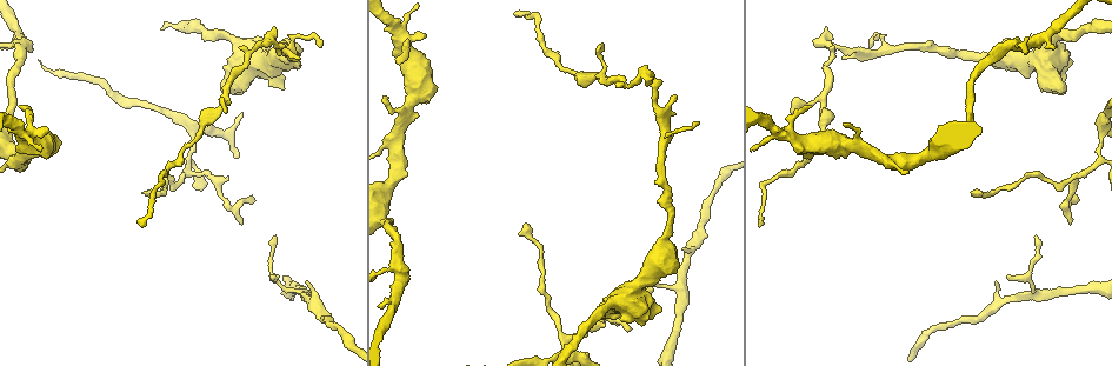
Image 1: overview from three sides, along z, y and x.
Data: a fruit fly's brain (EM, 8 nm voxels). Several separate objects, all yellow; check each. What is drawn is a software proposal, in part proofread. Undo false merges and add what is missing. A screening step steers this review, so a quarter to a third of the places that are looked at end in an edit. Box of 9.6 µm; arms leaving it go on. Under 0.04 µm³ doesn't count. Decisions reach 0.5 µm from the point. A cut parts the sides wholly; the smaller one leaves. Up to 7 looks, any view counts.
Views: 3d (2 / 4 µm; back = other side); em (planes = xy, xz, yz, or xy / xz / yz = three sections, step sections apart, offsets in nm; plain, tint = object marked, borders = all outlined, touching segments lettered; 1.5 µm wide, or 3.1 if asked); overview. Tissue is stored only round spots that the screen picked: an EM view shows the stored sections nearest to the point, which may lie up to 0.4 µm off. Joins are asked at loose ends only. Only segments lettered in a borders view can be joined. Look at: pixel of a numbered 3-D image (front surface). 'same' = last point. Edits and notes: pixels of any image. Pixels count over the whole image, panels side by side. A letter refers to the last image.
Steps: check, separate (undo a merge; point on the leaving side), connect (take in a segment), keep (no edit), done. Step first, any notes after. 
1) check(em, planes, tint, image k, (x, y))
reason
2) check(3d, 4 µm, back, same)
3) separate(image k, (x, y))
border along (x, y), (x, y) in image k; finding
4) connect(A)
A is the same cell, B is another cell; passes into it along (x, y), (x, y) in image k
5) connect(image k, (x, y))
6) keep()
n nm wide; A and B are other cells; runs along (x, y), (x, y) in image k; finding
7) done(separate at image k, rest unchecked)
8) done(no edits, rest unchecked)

check(em, xy, step 4, tint, image 1, (666, 243))
calibre changes

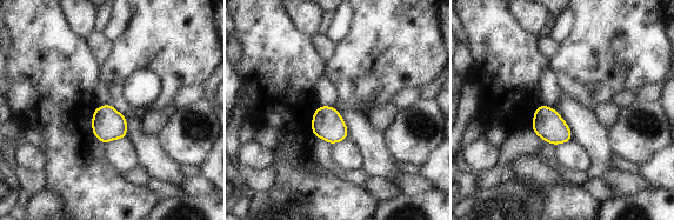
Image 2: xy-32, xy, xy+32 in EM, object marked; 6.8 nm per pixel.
check(em, planes, borders, same)
another direction

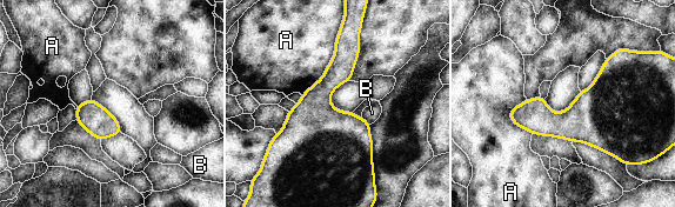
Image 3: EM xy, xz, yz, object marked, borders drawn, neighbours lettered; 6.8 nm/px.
keep()
A touches over 550 nm; A and B are other cells; border along (361, 117), (371, 124) in image 3; continuous, no second neuron

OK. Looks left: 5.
check(3d, 2 µm, image 1, (243, 221))

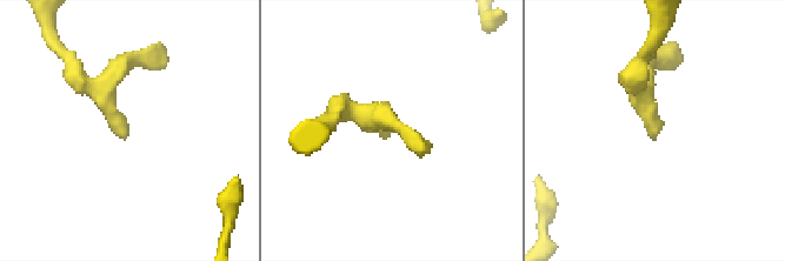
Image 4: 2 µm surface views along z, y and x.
check(em, yz, step 4, tint, image 4, (125, 140))
now the EM

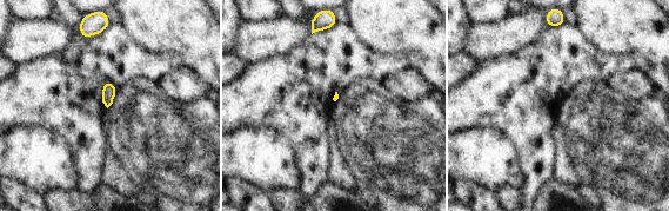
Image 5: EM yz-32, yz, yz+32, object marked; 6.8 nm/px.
check(em, xy, step 8, borders, same)
another direction

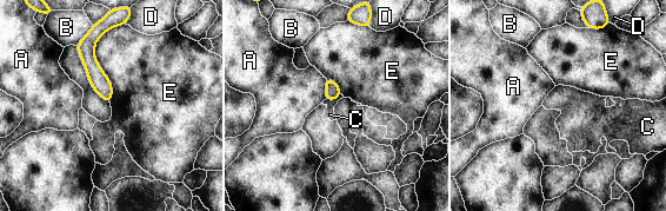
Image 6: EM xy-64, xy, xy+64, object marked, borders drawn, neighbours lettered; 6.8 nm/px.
keep()
110 nm wide; A, B, C, D and E are other cells; runs along (93, 38), (90, 63), (108, 99) in image 6; none of them fits

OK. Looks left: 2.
check(em, yz, step 8, borders, image 1, (1059, 94))
branch stops here

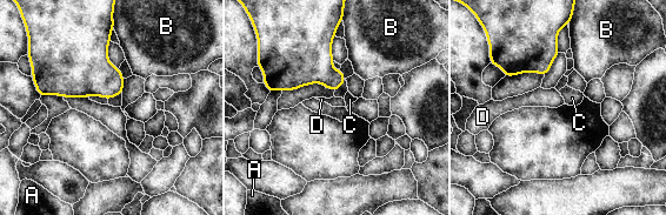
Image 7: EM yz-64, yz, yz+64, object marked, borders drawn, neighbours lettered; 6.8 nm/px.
check(em, xy, step 4, borders, same)
cut it another way

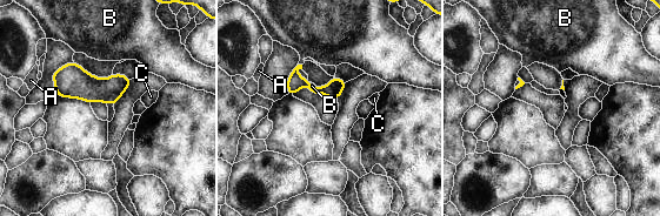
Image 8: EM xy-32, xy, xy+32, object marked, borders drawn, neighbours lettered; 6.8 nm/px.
keep()
B touches over 30 nm; A, B and C are other cells; runs along (292, 75), (317, 89), (342, 83) in image 8; no lettered segment goes on from it

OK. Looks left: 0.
done(no edits, rest unchecked)

